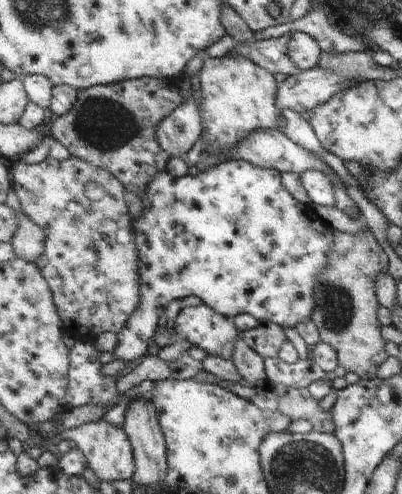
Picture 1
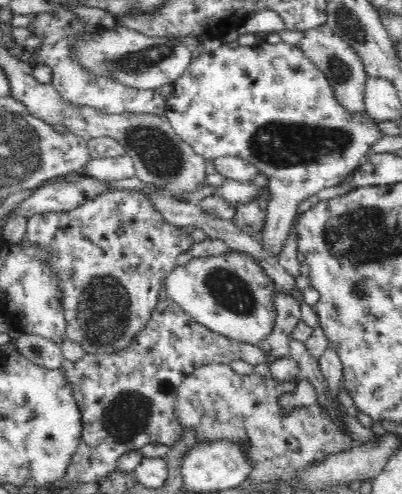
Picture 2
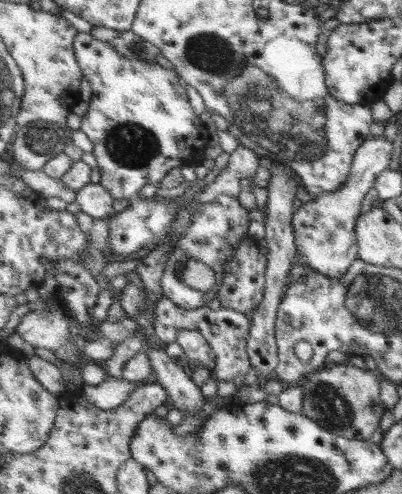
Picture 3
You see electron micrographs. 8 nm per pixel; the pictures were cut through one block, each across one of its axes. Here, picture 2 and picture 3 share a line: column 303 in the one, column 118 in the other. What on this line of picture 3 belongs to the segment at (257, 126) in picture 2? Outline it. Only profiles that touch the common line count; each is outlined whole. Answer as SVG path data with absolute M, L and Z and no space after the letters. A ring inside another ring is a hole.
M81 32L75 42L77 58L83 68L85 80L91 84L91 100L83 122L83 134L93 142L95 146L95 160L99 164L101 172L101 186L115 198L115 200L127 200L129 204L141 196L143 186L161 186L161 182L167 178L167 174L173 168L181 168L191 164L193 156L199 152L201 146L199 138L201 134L201 118L193 110L193 104L189 102L189 92L185 82L181 80L177 70L163 68L155 62L143 60L143 58L129 58L121 54L113 42L101 40L97 36Z

